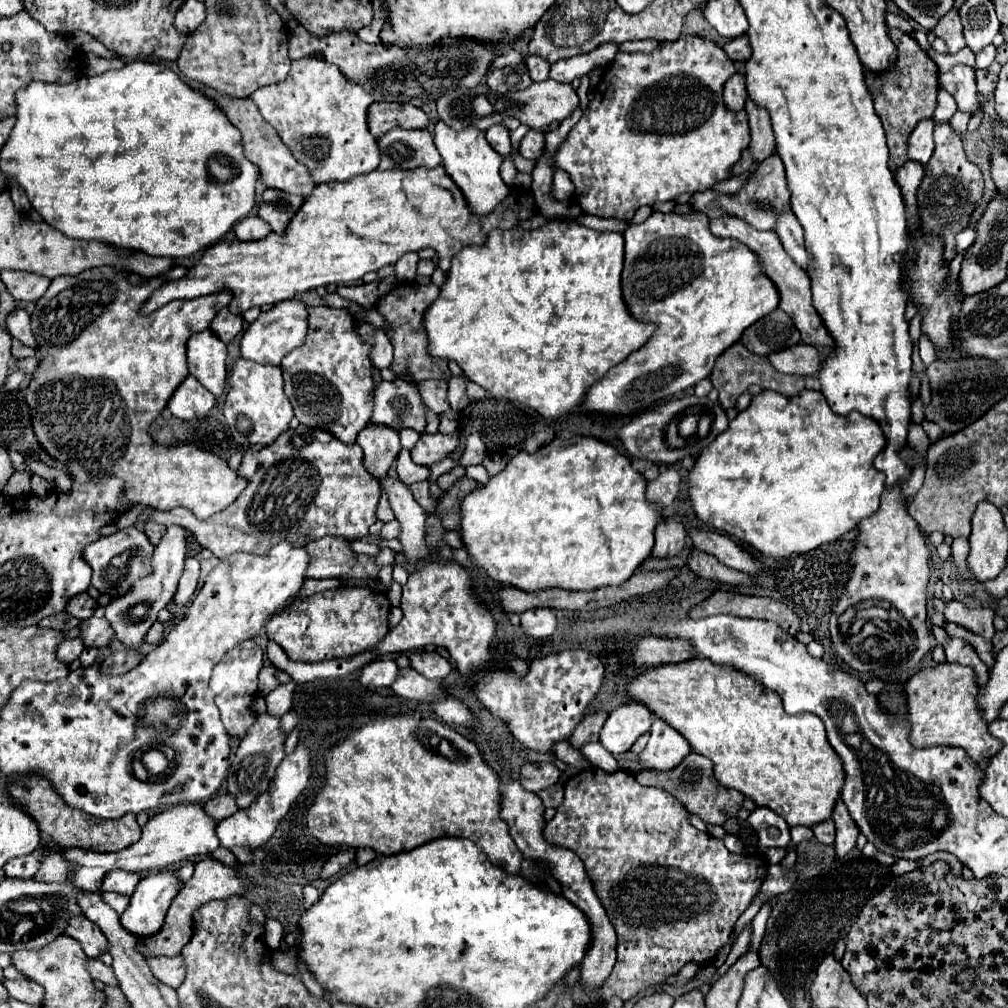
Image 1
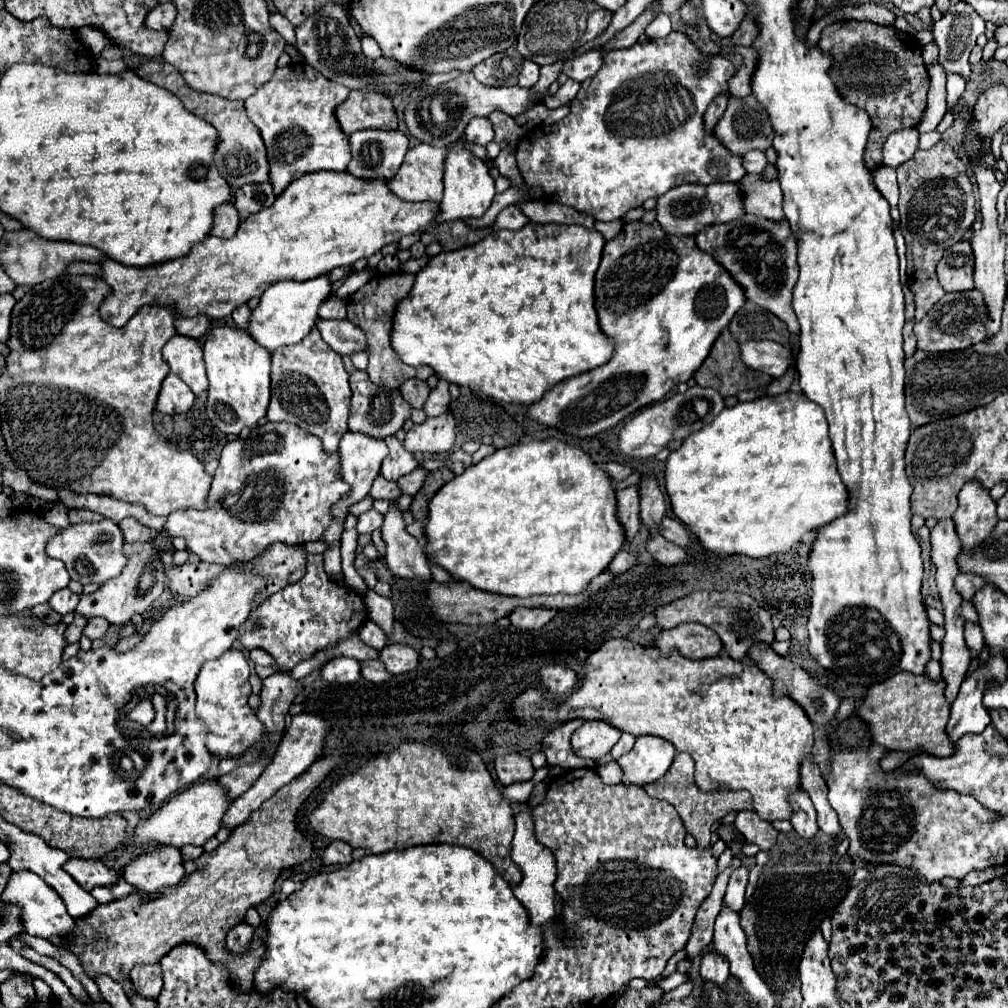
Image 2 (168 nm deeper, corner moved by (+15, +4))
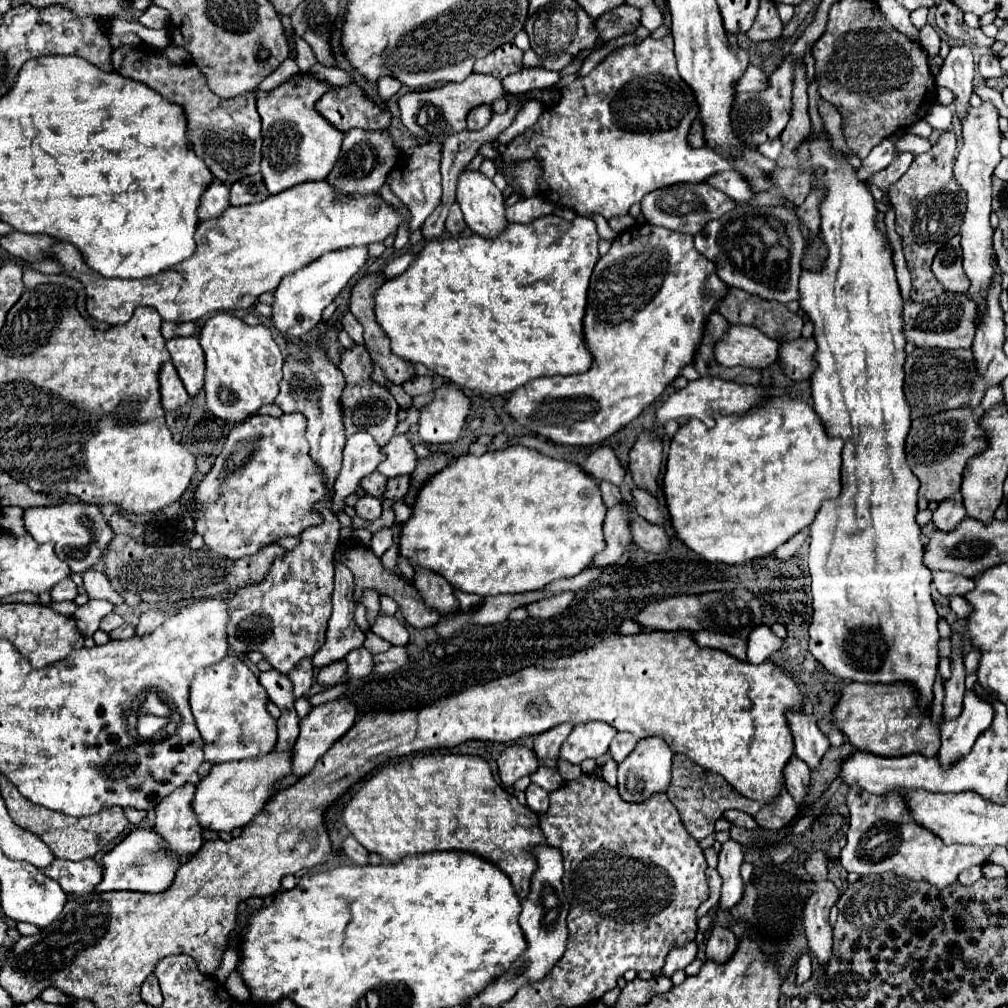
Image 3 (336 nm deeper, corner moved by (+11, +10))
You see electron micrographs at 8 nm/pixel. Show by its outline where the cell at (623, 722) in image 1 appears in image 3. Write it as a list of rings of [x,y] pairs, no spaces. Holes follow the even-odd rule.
[[[588,722],[574,726],[574,730],[560,748],[560,760],[566,760],[570,764],[582,764],[586,758],[596,760],[608,752],[614,736],[616,728],[604,722]]]

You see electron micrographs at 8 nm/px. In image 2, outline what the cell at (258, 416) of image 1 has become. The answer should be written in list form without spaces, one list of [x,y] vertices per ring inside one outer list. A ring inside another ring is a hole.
[[[216,326],[204,342],[204,362],[210,380],[206,414],[222,434],[238,436],[242,428],[256,428],[270,402],[270,352],[256,344],[242,328]]]

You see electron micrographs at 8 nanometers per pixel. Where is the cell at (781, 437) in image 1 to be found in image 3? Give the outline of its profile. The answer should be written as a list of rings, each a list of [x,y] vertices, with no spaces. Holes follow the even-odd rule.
[[[792,396],[770,398],[762,406],[754,408],[752,412],[748,412],[744,416],[716,414],[714,422],[716,422],[714,428],[706,428],[706,424],[702,420],[690,418],[686,424],[682,424],[678,428],[678,432],[674,434],[674,438],[670,442],[662,490],[664,490],[664,496],[666,496],[666,508],[668,508],[668,514],[670,514],[674,534],[686,548],[690,548],[692,552],[696,552],[698,556],[702,556],[708,562],[742,564],[742,562],[752,560],[752,558],[770,556],[780,544],[784,544],[794,534],[798,534],[802,528],[812,524],[812,520],[814,520],[814,516],[816,516],[816,512],[818,512],[818,508],[824,500],[836,498],[840,494],[840,448],[842,448],[842,444],[840,444],[840,440],[828,440],[824,436],[824,424],[820,424],[820,418],[816,416],[816,412],[806,402],[792,398]]]

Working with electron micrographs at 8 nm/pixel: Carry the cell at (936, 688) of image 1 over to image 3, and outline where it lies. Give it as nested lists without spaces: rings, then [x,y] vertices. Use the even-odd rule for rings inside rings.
[[[850,682],[832,710],[838,730],[862,752],[876,756],[922,754],[936,756],[940,750],[940,730],[932,718],[916,706],[916,692],[908,684],[858,684]]]

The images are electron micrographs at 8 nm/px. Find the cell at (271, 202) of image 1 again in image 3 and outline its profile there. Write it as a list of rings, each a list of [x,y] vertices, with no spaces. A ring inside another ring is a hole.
[[[260,174],[244,176],[242,180],[234,182],[230,188],[230,204],[232,206],[246,206],[254,202],[262,202],[268,198],[268,190],[264,188],[264,180]]]

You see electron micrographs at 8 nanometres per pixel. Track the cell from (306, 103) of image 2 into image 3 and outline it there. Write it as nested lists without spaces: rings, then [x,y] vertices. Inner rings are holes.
[[[296,74],[272,92],[258,92],[258,114],[262,118],[262,162],[260,174],[270,194],[278,194],[302,182],[318,182],[328,176],[344,134],[328,124],[316,110],[316,98],[324,96],[330,84],[324,84],[308,74]]]

